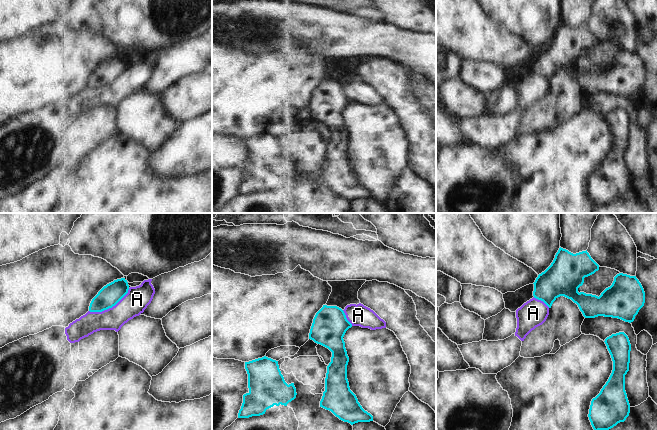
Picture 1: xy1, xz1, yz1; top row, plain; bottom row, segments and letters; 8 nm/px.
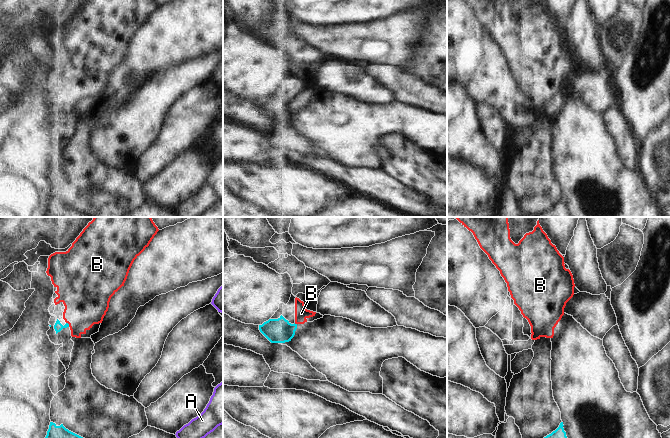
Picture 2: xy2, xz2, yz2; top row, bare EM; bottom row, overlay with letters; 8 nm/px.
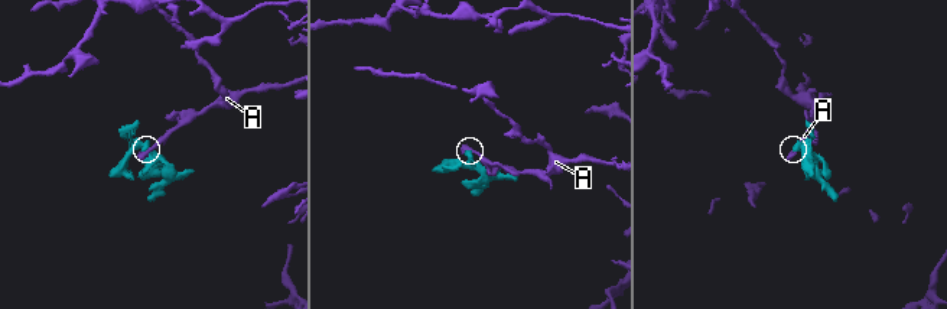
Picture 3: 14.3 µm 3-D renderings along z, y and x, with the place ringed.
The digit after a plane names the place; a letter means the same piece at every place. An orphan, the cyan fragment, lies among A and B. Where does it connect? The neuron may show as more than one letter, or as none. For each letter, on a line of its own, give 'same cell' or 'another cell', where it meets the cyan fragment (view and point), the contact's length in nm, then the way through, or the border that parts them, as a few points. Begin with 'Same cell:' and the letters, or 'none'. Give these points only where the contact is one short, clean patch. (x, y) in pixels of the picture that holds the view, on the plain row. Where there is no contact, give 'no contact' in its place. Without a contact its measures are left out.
Same cell: B
A: another cell; contact xy1 (110, 83); length 380 nm
B: same cell; contact xy2 (68, 100); length 50 nm; way xy2 (58, 102), (68, 100), (83, 85), (86, 75)

